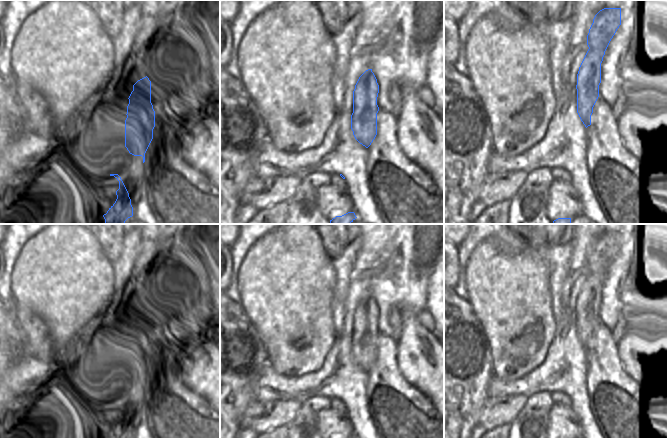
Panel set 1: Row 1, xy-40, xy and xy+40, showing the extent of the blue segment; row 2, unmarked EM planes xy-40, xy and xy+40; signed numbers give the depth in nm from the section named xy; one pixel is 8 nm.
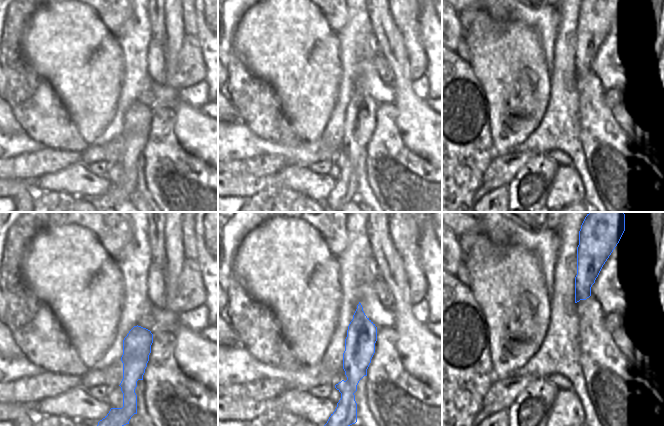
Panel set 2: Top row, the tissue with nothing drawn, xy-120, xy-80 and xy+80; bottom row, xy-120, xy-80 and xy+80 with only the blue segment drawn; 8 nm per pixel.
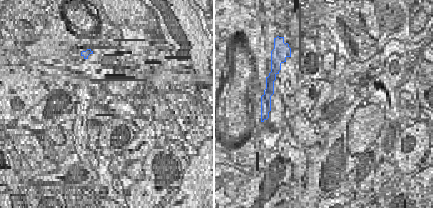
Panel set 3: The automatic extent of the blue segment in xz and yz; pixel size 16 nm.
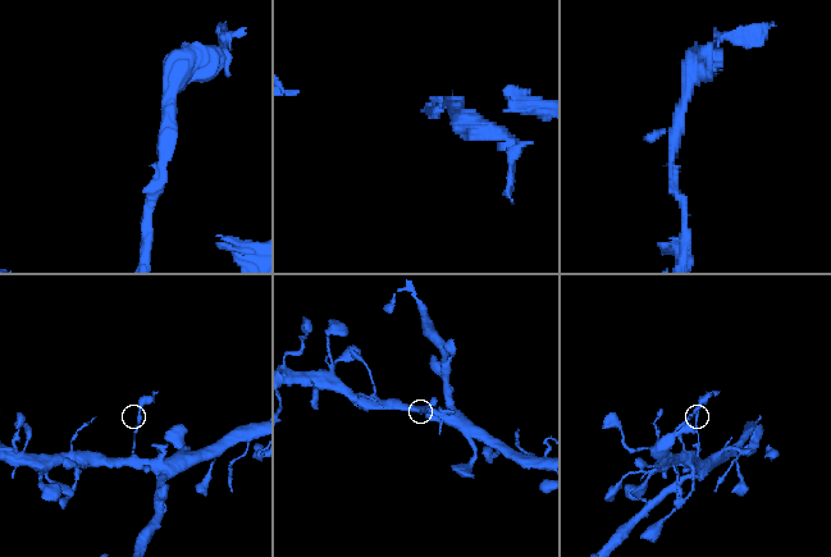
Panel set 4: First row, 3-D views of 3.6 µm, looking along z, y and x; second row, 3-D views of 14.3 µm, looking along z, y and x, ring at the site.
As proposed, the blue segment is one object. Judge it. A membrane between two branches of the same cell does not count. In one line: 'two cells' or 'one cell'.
two cells

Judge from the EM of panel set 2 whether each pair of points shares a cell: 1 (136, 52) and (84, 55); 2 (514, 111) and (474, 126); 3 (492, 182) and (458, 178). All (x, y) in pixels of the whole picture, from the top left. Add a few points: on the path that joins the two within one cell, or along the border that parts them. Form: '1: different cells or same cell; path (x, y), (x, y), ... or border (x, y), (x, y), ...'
1: different cells; border (114, 34), (122, 51), (124, 74)
2: different cells; border (486, 98), (490, 138), (493, 144)
3: different cells; border (492, 159), (483, 175), (483, 182), (480, 187)

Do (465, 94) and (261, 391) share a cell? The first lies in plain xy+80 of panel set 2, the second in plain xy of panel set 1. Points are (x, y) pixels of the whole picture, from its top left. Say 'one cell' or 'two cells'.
two cells

